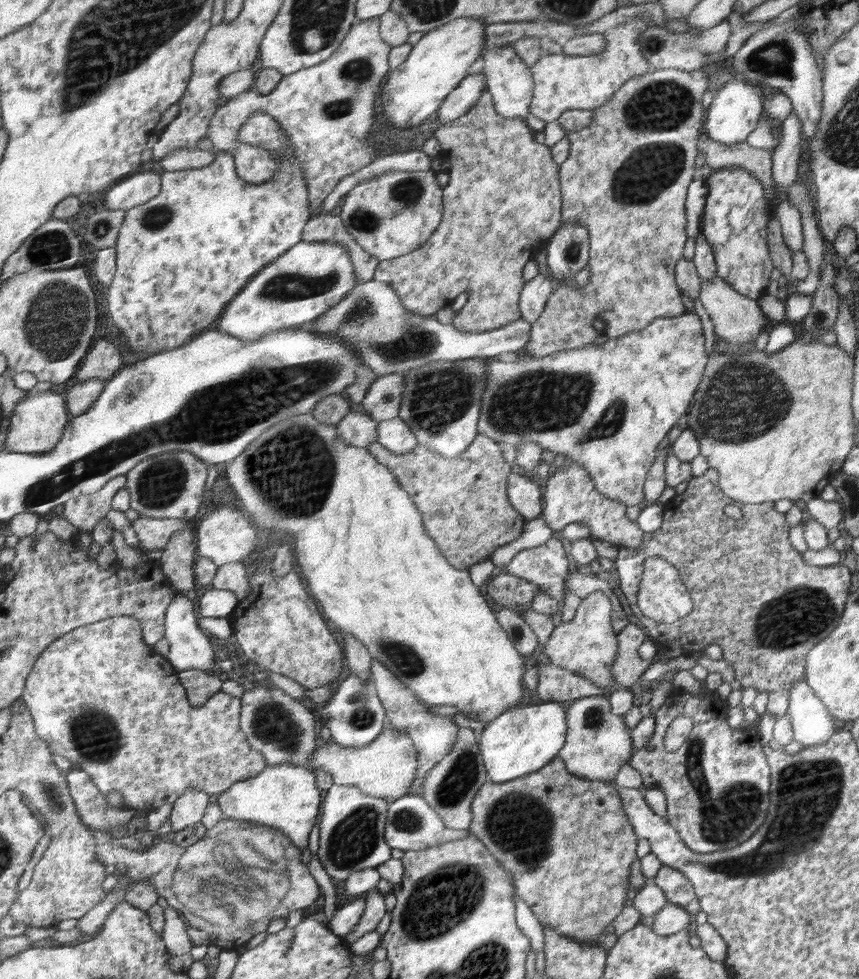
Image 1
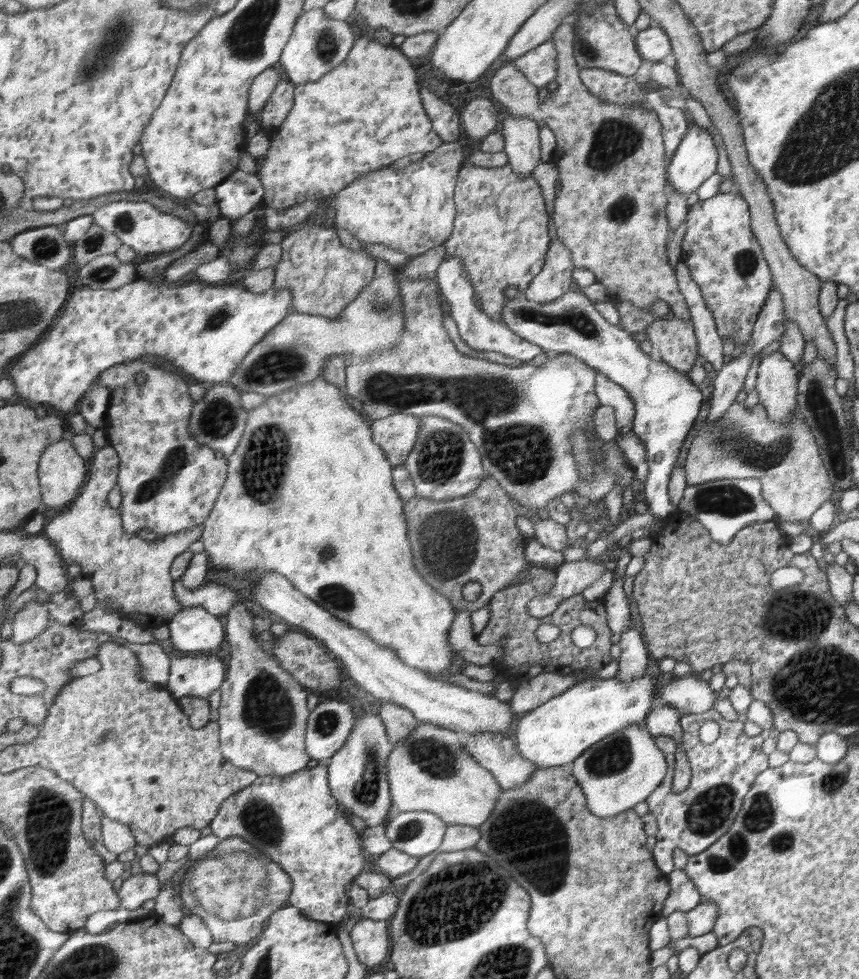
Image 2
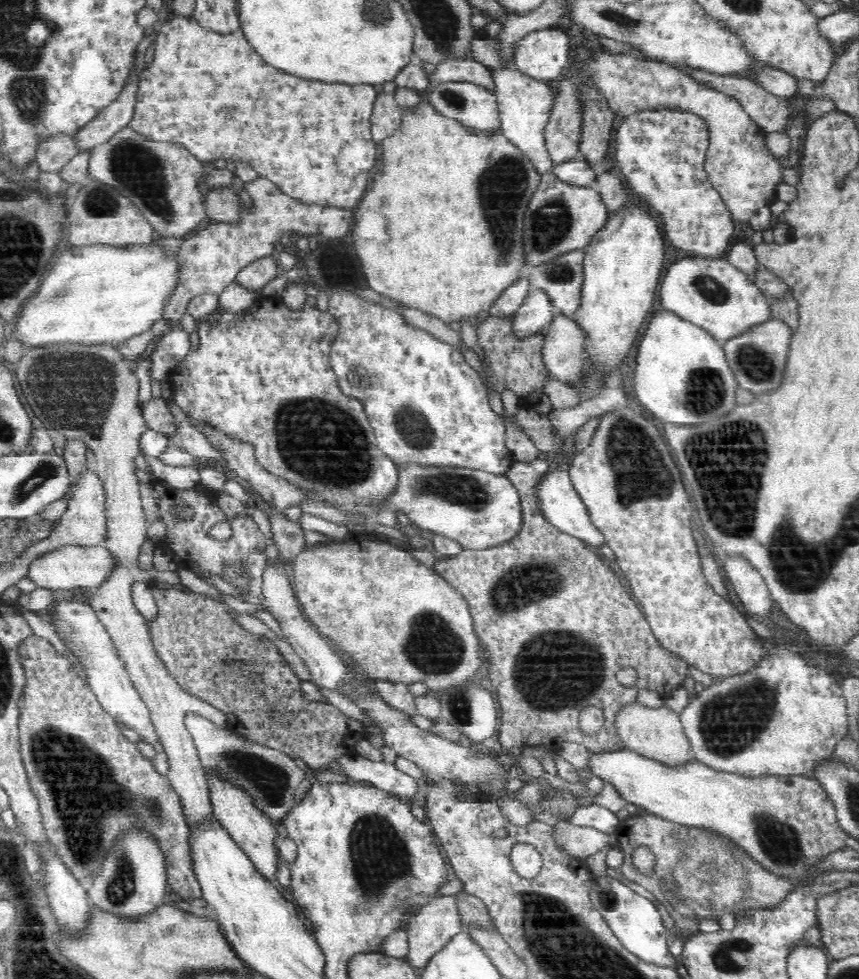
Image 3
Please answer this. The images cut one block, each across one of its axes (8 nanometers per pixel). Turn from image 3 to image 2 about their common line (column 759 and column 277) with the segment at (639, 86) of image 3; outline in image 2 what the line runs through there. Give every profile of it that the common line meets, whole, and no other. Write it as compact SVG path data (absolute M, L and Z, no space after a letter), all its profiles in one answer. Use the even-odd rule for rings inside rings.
M367 33L360 37L360 40L356 41L355 48L352 48L347 60L344 60L343 64L338 65L335 69L332 69L330 73L316 81L308 81L296 85L294 91L294 101L288 117L282 123L280 127L274 128L273 133L268 135L270 138L270 147L259 160L258 180L262 182L264 186L264 197L262 197L262 204L265 209L290 209L292 206L302 205L306 201L313 201L319 198L329 197L334 193L340 192L346 185L350 185L352 181L355 181L358 177L371 173L372 171L388 167L392 162L404 158L409 154L416 154L416 152L435 152L440 148L442 139L439 134L436 134L435 130L432 130L431 117L426 116L422 100L420 100L420 94L418 94L418 86L416 86L416 72L414 68L410 66L408 57L402 56L398 52L398 48L390 48L390 45L382 45L376 41L372 36L372 33Z

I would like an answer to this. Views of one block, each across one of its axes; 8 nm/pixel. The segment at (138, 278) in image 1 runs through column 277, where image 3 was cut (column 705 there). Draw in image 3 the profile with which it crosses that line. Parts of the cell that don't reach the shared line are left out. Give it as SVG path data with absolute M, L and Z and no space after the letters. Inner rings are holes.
M672 107L635 111L632 116L626 115L616 130L616 162L630 190L640 198L642 204L646 204L650 212L654 212L662 220L662 224L666 224L664 232L668 234L674 248L684 250L692 256L716 260L724 257L736 244L734 231L737 224L721 194L711 185L704 169L709 140L708 123L701 115L691 111Z

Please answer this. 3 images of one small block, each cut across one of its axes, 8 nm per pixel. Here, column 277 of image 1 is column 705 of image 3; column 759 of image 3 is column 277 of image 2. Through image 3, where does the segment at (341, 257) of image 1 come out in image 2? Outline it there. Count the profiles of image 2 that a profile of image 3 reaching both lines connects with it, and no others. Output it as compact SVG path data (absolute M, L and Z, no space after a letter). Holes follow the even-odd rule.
M138 279L132 282L132 284L116 290L94 290L91 286L84 286L76 287L73 292L74 294L72 294L71 300L67 303L68 308L62 313L62 318L58 318L58 324L52 328L54 332L48 334L50 338L46 338L44 342L40 342L37 345L38 348L28 350L27 354L24 354L13 366L9 367L9 377L16 381L16 394L24 400L23 404L34 407L39 404L44 404L45 406L46 404L51 404L57 411L60 411L61 414L66 414L66 416L77 410L77 406L79 406L85 394L95 385L96 378L99 378L106 370L112 369L117 365L134 362L138 358L142 358L142 356L156 355L160 358L166 357L172 365L180 367L184 374L186 373L186 377L196 378L198 382L215 383L226 381L232 378L238 371L238 368L247 360L248 354L253 349L252 346L256 346L256 343L261 342L275 326L279 326L280 322L284 321L284 318L288 317L294 308L294 296L290 287L280 289L272 286L261 294L255 294L254 292L248 291L247 284L226 286L223 288L196 281L172 288L167 283L156 285L148 279Z

